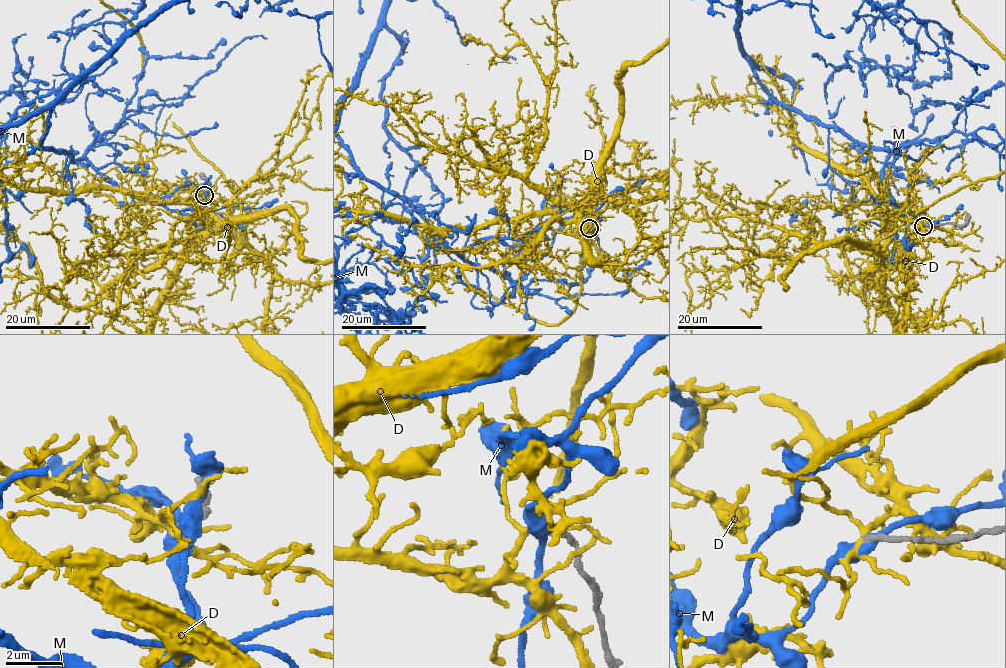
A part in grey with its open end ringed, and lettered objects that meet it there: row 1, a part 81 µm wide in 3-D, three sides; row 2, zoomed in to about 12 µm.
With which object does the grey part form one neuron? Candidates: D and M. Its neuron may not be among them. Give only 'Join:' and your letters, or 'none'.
Join: none

